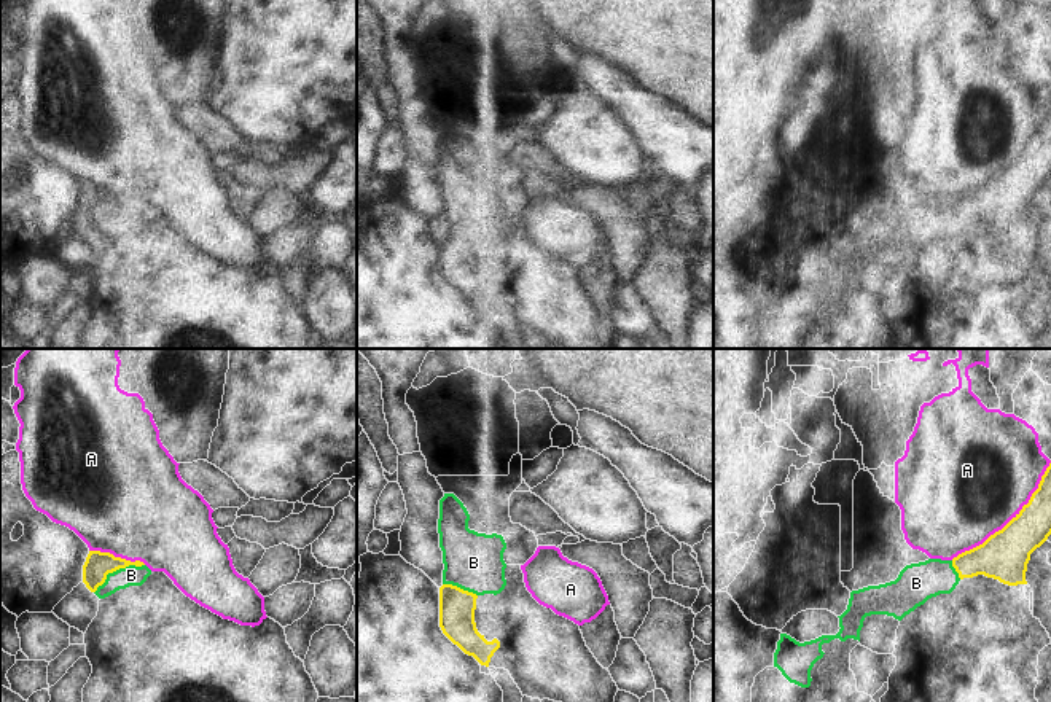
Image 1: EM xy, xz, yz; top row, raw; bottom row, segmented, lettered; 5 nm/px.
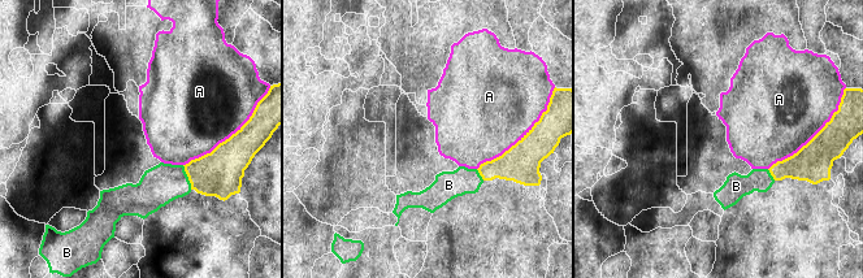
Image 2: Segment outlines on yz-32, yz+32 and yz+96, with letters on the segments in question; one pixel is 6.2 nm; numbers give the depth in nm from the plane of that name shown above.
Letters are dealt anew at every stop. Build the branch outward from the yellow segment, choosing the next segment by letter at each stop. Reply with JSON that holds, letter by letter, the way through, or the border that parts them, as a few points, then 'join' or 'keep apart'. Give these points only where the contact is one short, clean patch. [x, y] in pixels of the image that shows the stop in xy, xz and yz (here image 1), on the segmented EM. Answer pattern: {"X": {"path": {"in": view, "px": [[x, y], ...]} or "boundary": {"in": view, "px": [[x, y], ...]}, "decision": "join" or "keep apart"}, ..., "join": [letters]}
{"A": {"decision": "keep apart"}, "B": {"path": {"in": "xy", "px": [[97, 565], [101, 569], [117, 569], [131, 575]]}, "decision": "join"}, "join": ["B"]}

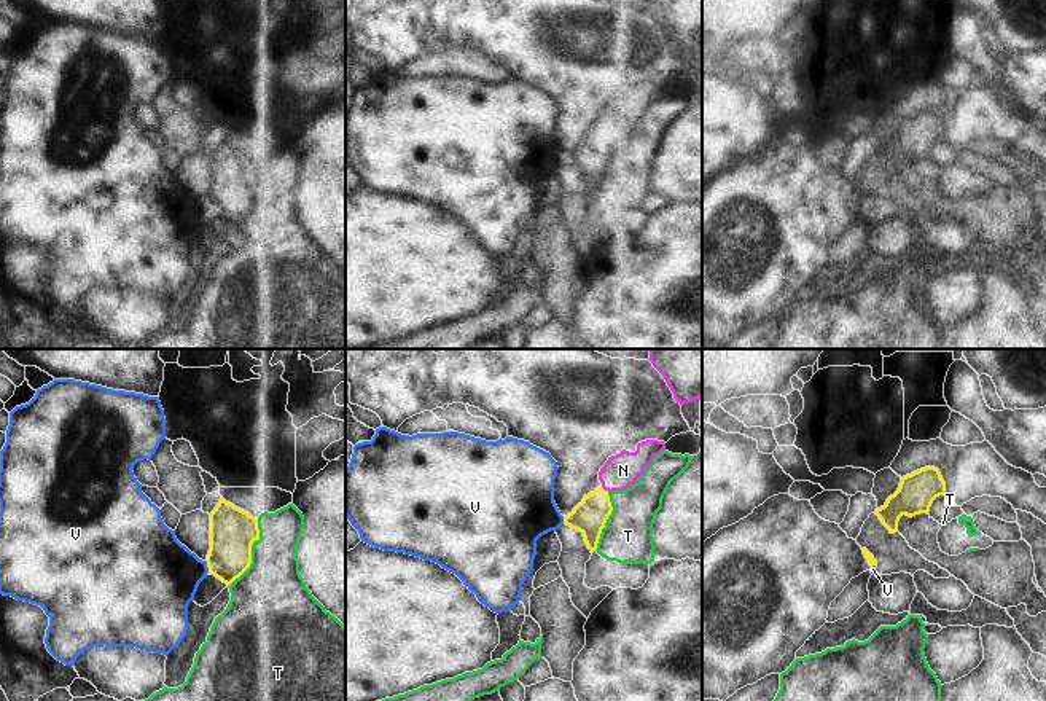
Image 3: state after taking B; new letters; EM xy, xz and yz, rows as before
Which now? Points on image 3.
{"N": {"path": {"in": "xz", "px": [[589, 516], [604, 489], [623, 470]]}, "decision": "join"}, "T": {"decision": "keep apart"}, "V": {"boundary": {"in": "xy", "px": [[206, 561], [209, 571]]}, "decision": "keep apart"}, "join": ["N"]}

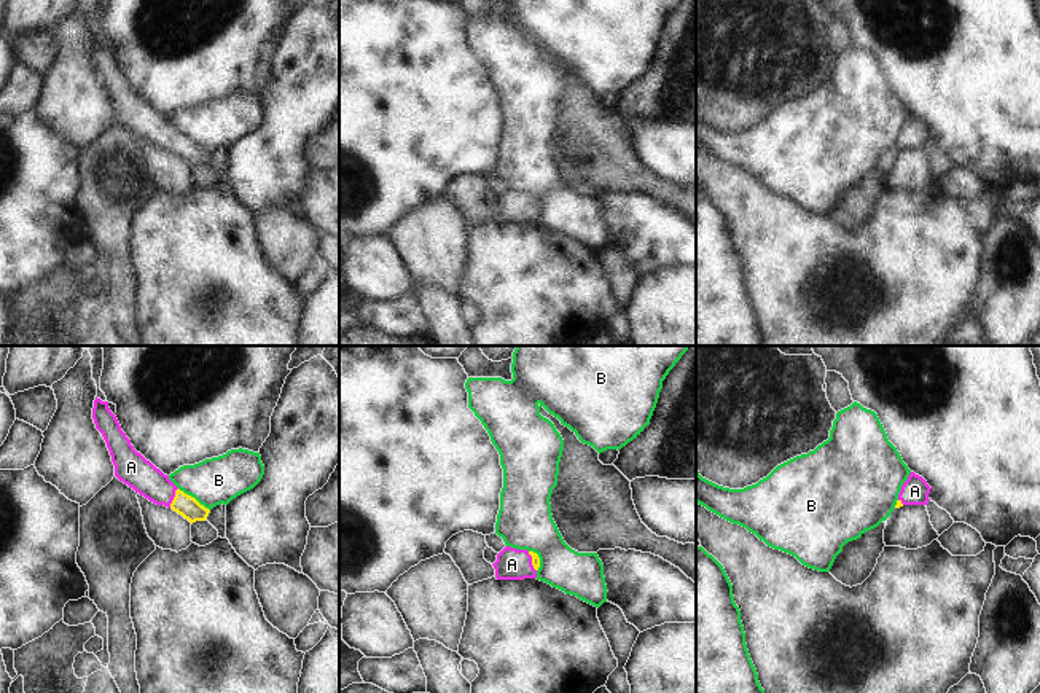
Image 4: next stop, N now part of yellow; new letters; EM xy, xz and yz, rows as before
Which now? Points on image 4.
{"A": {"path": {"in": "xy", "px": [[188, 507], [174, 497], [134, 470]]}, "decision": "join"}, "B": {"decision": "keep apart"}, "join": ["A"]}

